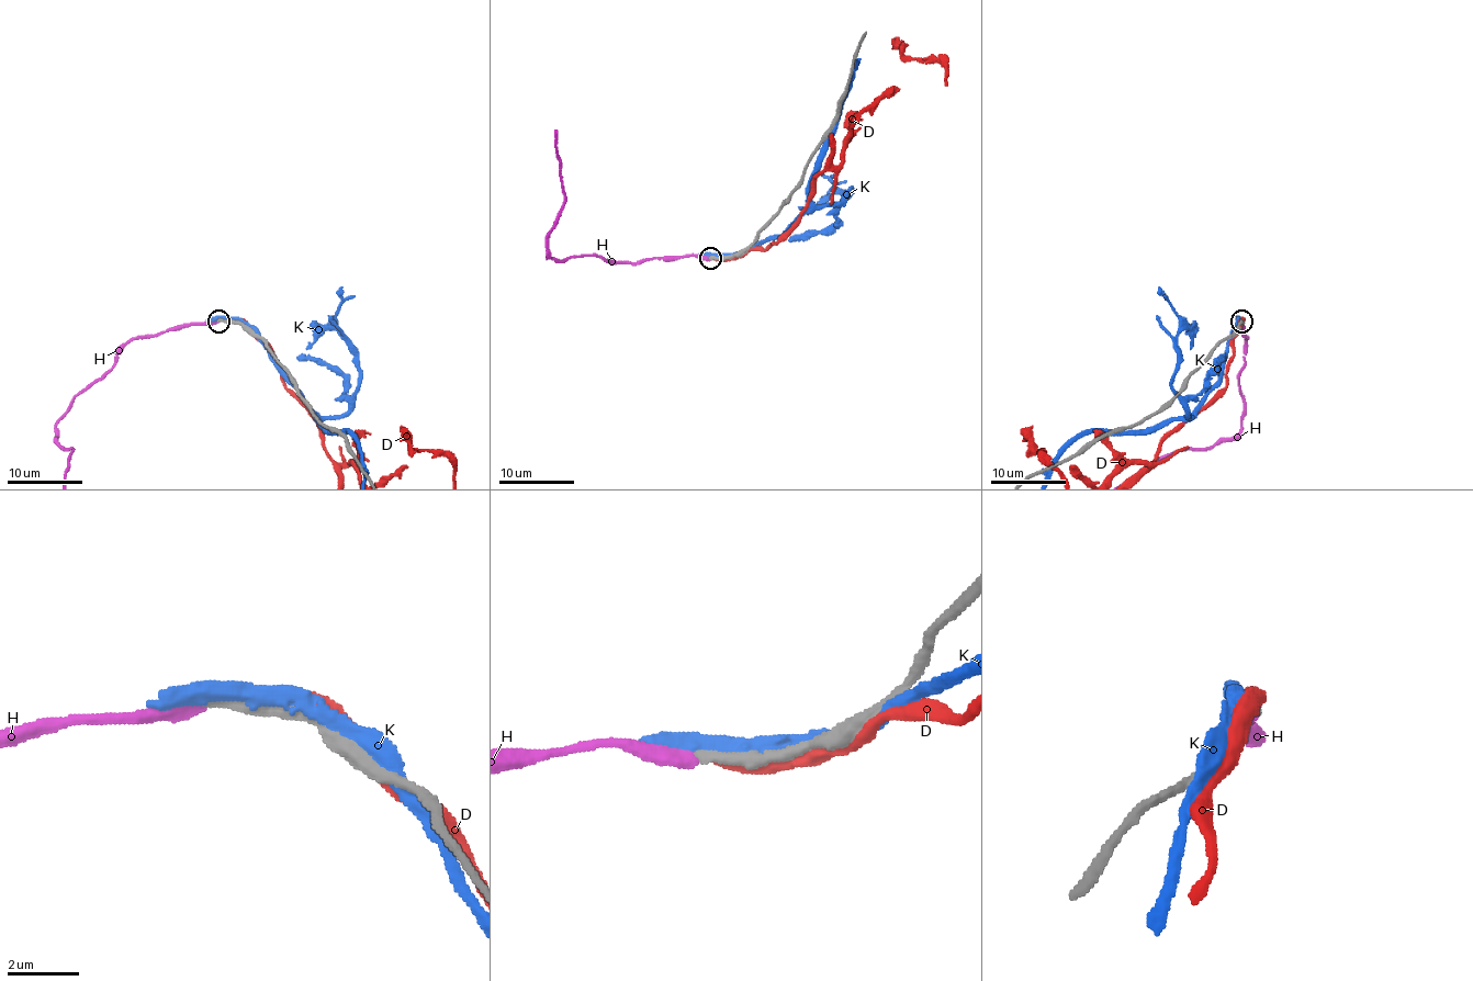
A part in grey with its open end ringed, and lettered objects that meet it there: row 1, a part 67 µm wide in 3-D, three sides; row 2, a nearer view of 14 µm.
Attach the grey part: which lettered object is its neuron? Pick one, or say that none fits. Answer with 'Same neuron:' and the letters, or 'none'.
Same neuron: H

